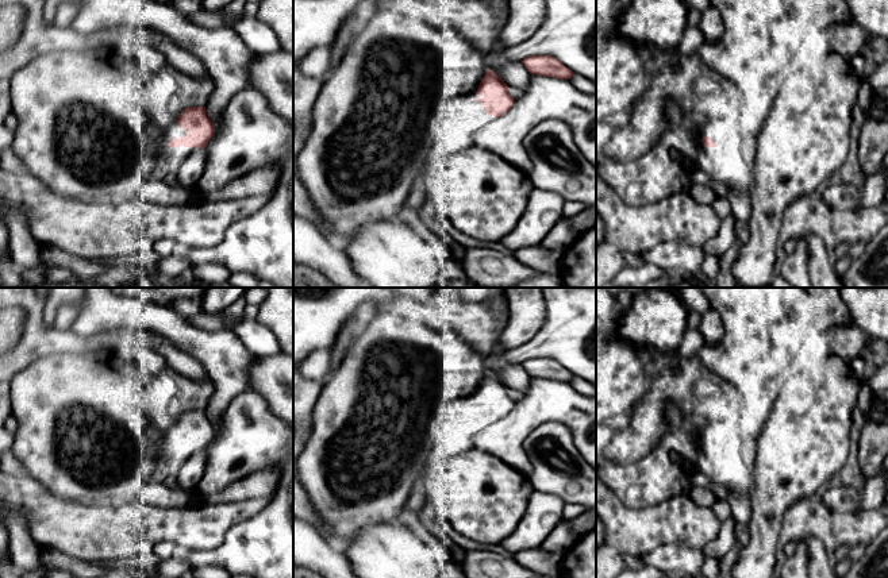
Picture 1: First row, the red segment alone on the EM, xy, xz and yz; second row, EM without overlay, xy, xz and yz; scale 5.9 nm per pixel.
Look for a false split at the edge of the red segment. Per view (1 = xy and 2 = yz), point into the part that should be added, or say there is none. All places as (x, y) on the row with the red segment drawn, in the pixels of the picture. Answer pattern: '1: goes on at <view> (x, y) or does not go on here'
1: does not go on here
2: does not go on here

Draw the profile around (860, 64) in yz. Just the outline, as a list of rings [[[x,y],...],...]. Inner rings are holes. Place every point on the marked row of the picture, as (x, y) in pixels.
[[[861,53],[850,59],[850,65],[858,76],[864,76],[870,68],[869,61]]]

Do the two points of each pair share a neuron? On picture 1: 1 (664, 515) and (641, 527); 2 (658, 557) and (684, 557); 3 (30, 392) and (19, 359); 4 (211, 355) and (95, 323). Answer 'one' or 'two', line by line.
1: one
2: one
3: two
4: one

